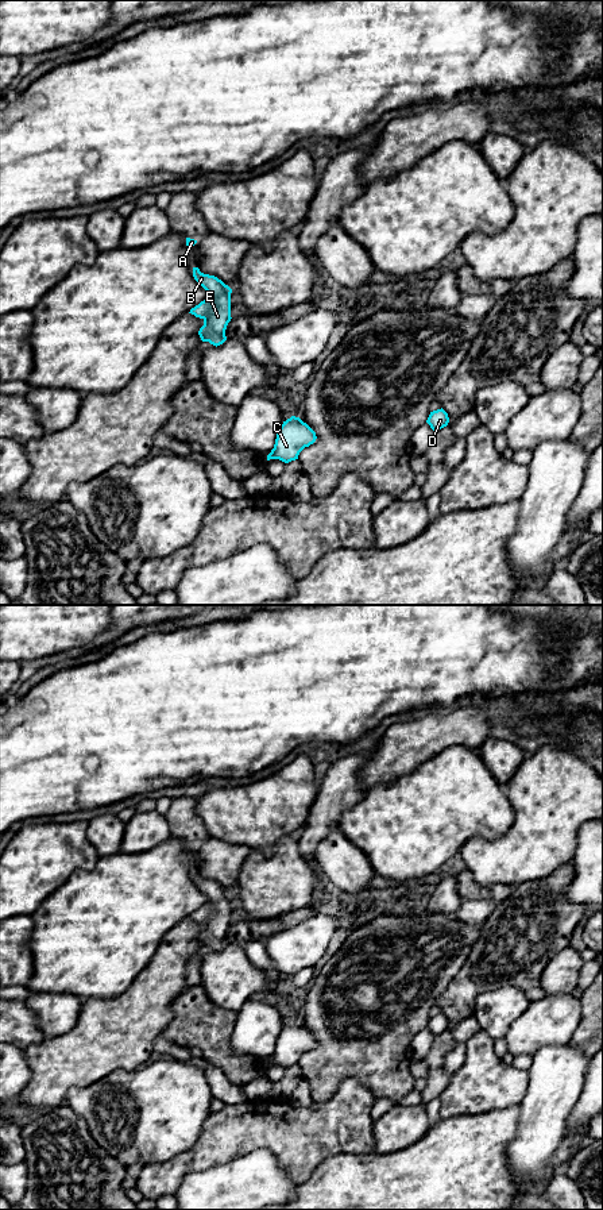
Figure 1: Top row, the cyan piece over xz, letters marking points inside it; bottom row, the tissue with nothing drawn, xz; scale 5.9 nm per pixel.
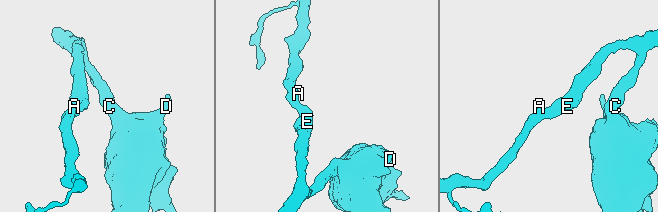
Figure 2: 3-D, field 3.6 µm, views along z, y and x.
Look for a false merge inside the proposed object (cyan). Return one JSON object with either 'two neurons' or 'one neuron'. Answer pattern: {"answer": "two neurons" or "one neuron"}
{"answer": "one neuron"}

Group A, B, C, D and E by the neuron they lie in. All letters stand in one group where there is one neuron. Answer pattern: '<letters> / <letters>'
A B C D E

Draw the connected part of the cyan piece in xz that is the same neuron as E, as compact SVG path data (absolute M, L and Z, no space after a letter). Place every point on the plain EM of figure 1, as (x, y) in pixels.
M193 872L193 882L208 897L208 901L189 918L204 925L198 936L201 945L217 952L227 945L225 935L232 924L232 894L217 882L201 878L198 872Z

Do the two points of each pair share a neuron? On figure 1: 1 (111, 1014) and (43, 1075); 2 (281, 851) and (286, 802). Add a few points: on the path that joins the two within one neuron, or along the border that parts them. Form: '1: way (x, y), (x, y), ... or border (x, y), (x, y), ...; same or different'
1: way (95, 1031), (60, 1064); same
2: border (294, 833), (282, 836), (269, 854), (254, 851); different

